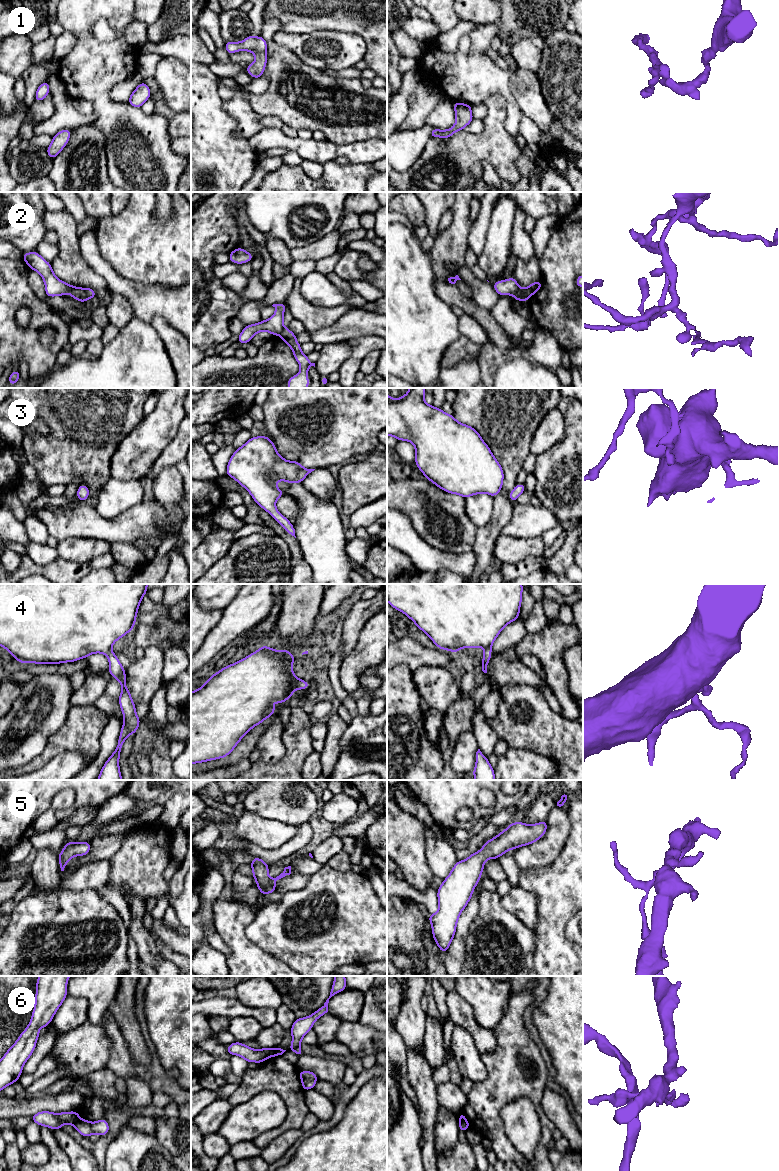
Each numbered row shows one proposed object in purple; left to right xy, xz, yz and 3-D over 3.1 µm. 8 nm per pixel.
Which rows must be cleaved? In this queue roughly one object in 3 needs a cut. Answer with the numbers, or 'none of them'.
2, 6

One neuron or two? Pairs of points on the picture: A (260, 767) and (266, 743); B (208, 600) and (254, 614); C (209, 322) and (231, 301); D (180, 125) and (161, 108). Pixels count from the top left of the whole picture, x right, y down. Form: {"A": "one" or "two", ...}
{"A": "two", "B": "two", "C": "one", "D": "one"}

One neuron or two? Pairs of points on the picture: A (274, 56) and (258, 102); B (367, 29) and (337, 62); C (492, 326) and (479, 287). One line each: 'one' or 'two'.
A: one
B: two
C: two

